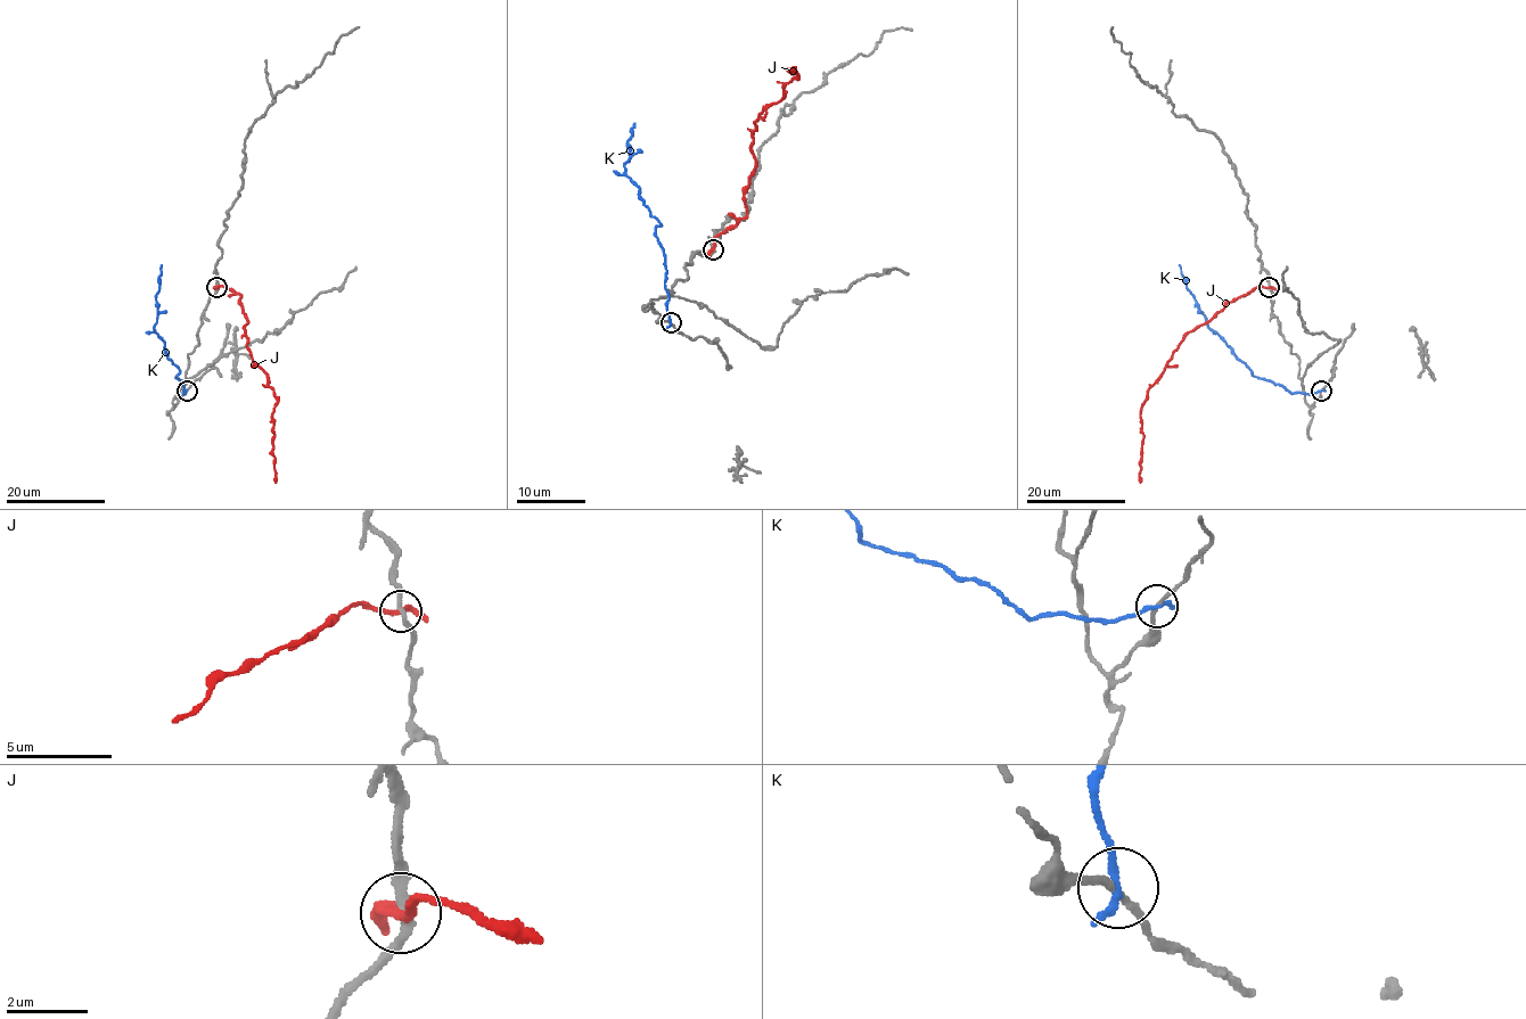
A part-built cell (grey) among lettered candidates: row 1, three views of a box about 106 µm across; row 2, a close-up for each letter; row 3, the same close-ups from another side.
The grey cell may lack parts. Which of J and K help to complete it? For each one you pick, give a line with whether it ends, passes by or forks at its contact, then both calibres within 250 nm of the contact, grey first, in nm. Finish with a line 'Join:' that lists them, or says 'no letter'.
Join: no letter

